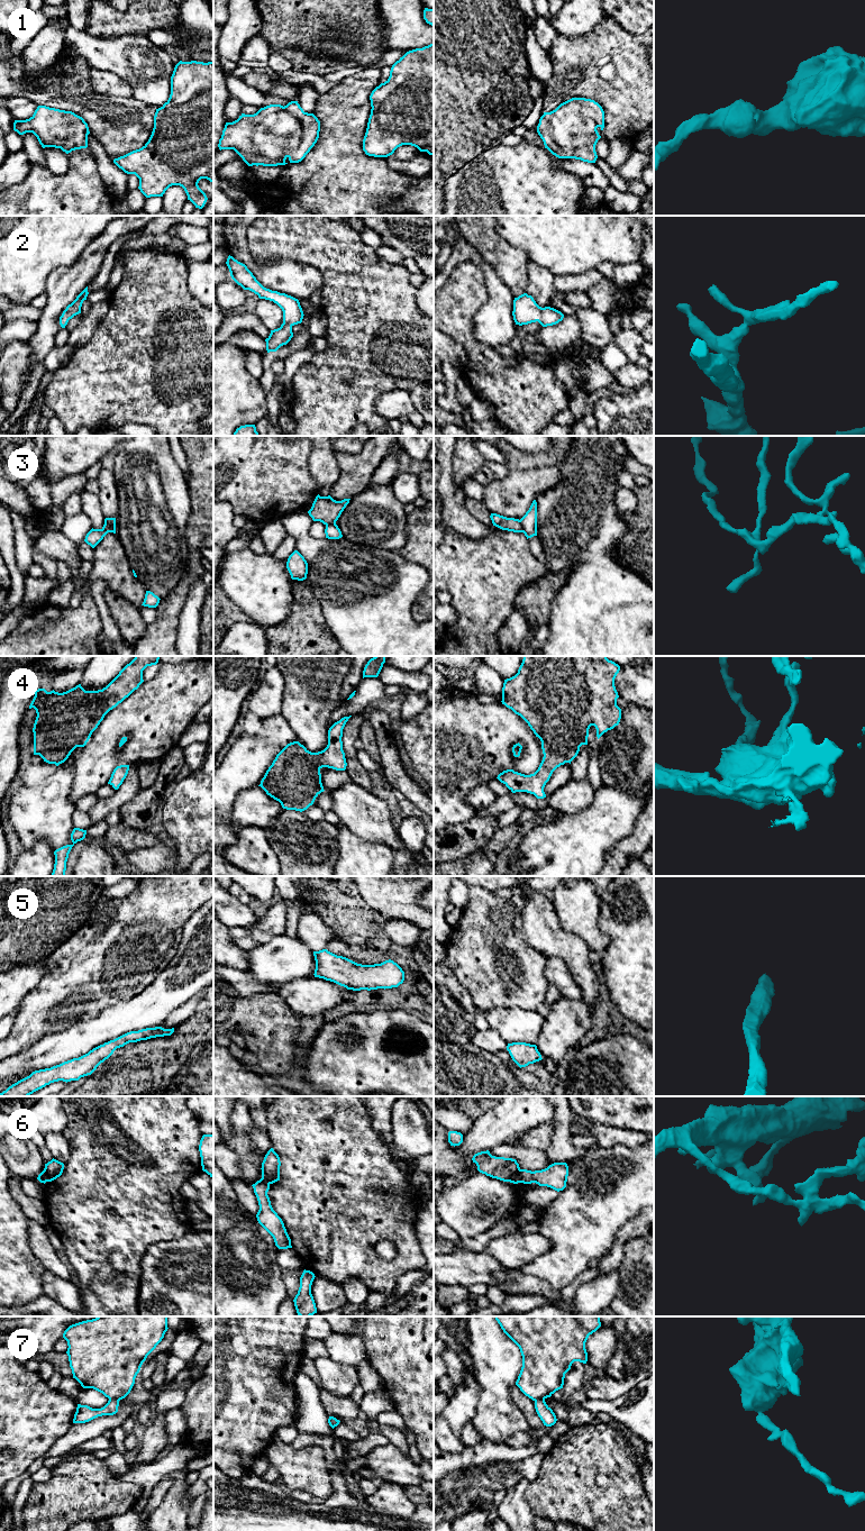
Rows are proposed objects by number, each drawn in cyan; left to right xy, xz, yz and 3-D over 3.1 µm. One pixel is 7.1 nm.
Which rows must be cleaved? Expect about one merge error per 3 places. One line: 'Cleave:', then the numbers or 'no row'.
Cleave: 3, 6, 7

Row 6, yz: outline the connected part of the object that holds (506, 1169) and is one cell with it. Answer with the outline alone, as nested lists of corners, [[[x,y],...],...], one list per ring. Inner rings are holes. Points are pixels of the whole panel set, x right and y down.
[[[486,1150],[475,1154],[472,1160],[476,1164],[480,1173],[503,1182],[518,1184],[520,1167],[516,1159],[495,1157]]]

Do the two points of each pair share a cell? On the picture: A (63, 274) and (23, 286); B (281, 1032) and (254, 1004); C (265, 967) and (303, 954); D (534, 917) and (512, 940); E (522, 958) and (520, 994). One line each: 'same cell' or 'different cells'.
A: different cells
B: same cell
C: same cell
D: different cells
E: same cell

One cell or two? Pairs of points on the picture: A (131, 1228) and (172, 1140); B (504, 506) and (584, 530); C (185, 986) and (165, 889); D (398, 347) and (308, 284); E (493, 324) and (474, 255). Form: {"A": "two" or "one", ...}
{"A": "one", "B": "two", "C": "two", "D": "two", "E": "one"}

